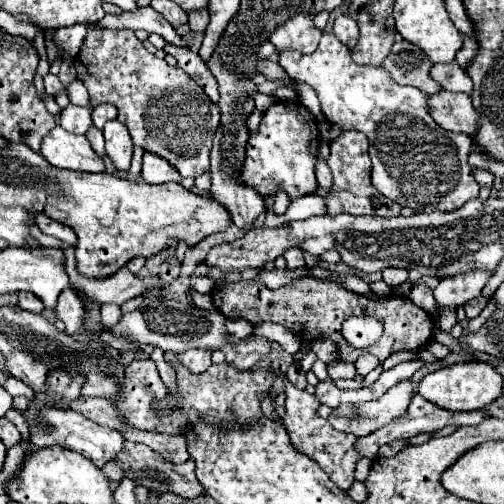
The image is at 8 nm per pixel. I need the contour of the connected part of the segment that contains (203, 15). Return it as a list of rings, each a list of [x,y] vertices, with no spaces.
[[[193,10],[189,12],[189,28],[193,32],[205,32],[209,24],[209,10]]]

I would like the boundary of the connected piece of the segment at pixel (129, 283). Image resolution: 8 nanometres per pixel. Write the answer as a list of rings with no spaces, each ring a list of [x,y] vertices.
[[[31,215],[31,235],[44,247],[57,247],[65,254],[65,266],[69,274],[69,282],[75,290],[79,290],[85,298],[91,298],[91,302],[97,304],[123,304],[125,300],[143,294],[145,286],[127,272],[123,266],[119,272],[107,276],[107,278],[87,278],[77,272],[77,260],[75,260],[75,248],[56,239],[53,236],[43,234],[35,224],[35,217]]]

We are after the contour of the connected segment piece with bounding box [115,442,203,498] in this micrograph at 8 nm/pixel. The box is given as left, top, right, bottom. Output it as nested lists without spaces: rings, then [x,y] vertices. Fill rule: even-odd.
[[[125,442],[125,448],[121,450],[121,454],[115,460],[121,464],[127,478],[135,480],[139,486],[155,490],[157,494],[163,494],[167,490],[171,490],[171,492],[175,492],[175,494],[179,494],[183,498],[195,498],[195,496],[203,494],[203,486],[199,484],[199,480],[195,476],[195,464],[193,464],[191,458],[185,464],[171,464],[171,462],[163,460],[157,452],[147,448],[145,444]]]

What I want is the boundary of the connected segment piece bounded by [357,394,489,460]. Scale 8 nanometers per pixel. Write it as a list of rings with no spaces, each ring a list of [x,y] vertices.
[[[415,394],[413,400],[411,400],[411,404],[409,404],[409,408],[407,408],[407,412],[405,412],[405,416],[397,416],[397,420],[391,420],[389,424],[385,424],[385,426],[379,428],[377,432],[373,432],[373,434],[365,436],[363,440],[359,440],[359,442],[357,442],[357,450],[359,450],[363,456],[367,456],[367,458],[373,460],[373,458],[377,456],[379,446],[389,444],[391,440],[411,438],[411,436],[417,436],[417,434],[421,434],[421,432],[435,432],[435,430],[441,430],[443,426],[477,426],[477,424],[481,424],[481,422],[487,420],[487,418],[489,418],[489,414],[487,414],[483,408],[481,408],[481,410],[473,410],[473,412],[449,412],[449,410],[443,410],[443,408],[431,404],[429,400],[421,398],[419,394]]]

